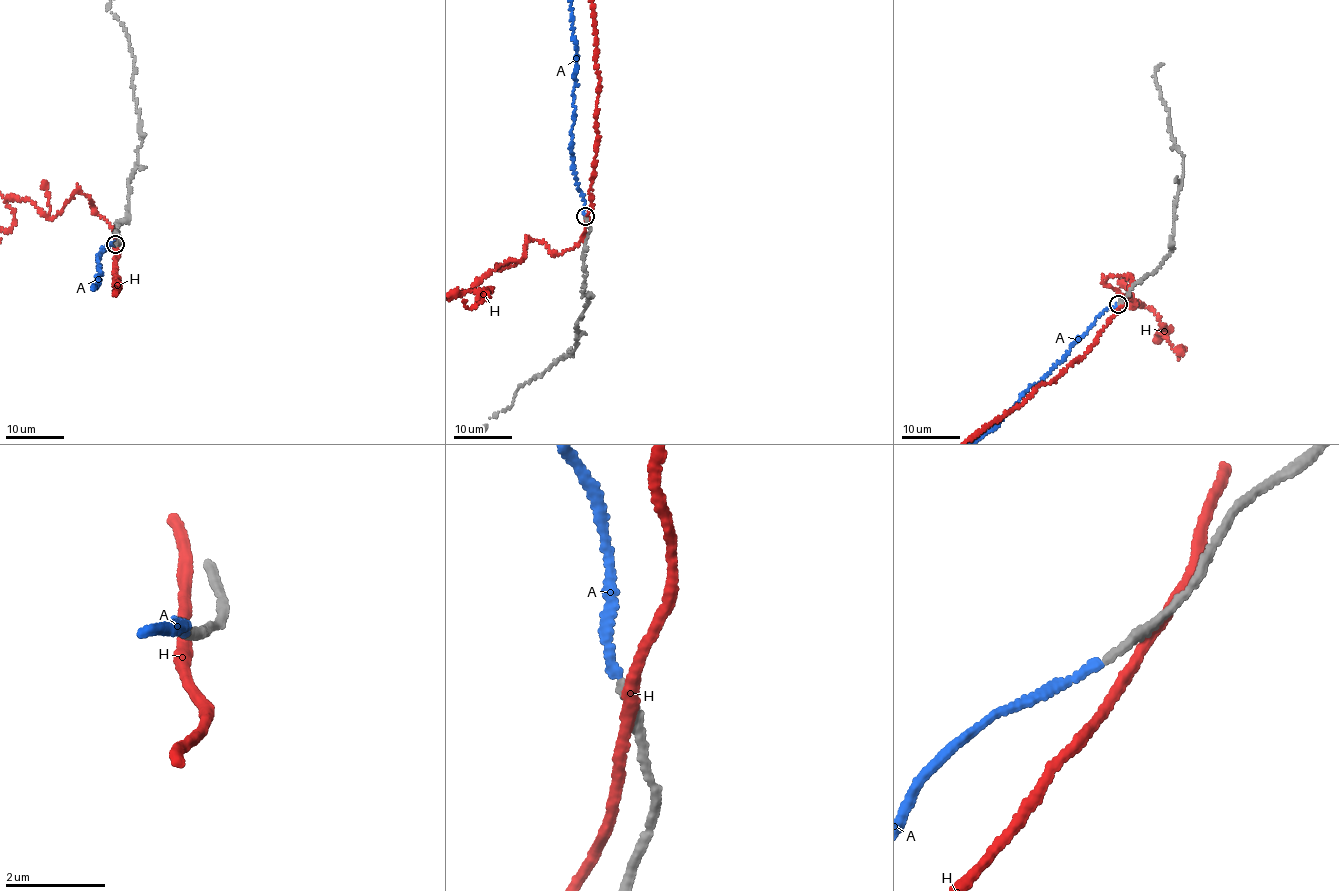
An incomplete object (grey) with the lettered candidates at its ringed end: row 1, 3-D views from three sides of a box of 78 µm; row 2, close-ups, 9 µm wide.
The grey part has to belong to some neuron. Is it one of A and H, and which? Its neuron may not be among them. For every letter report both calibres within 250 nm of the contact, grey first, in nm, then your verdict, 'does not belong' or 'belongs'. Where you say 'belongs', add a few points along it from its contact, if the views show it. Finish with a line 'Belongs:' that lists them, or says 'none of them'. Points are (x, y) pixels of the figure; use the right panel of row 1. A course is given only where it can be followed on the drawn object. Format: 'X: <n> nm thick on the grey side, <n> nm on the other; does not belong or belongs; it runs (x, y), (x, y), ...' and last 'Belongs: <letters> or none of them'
A: 200 nm thick on the grey side, 150 nm on the other; belongs
H: 240 nm thick on the grey side, 200 nm on the other; does not belong
Belongs: A

